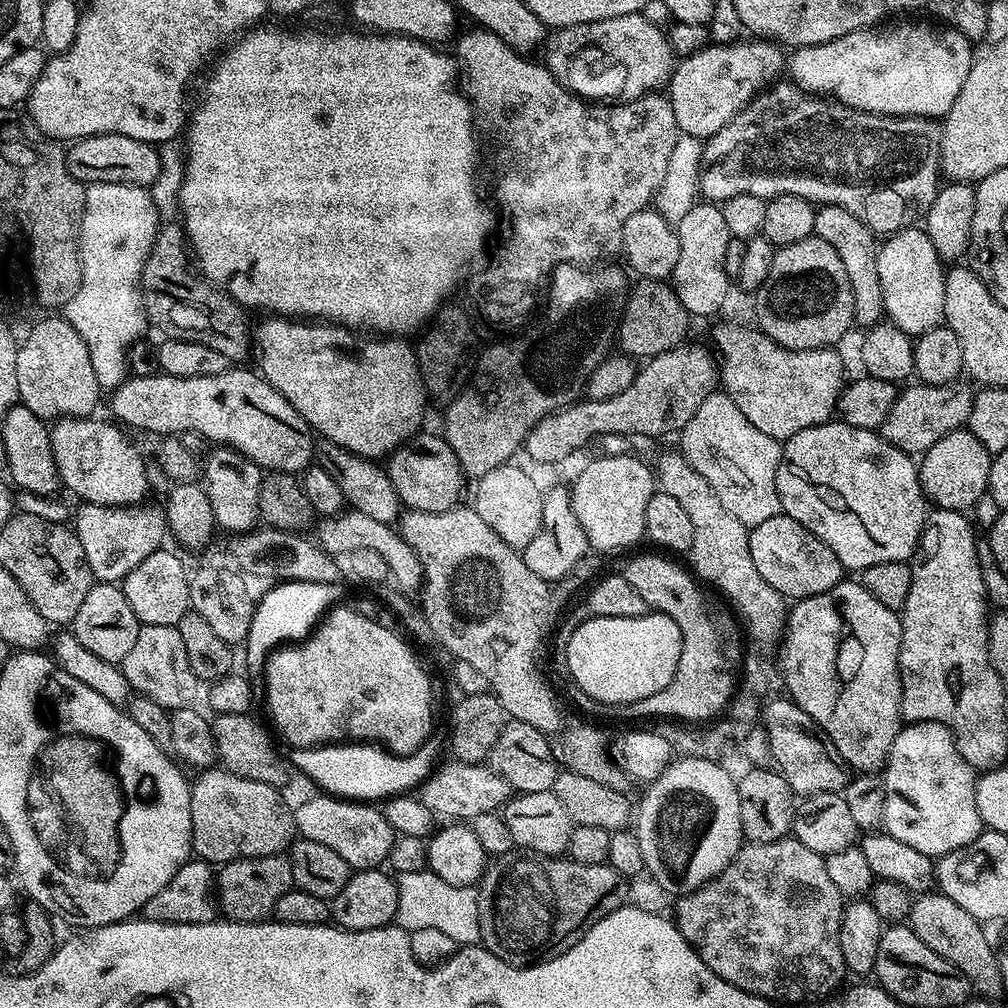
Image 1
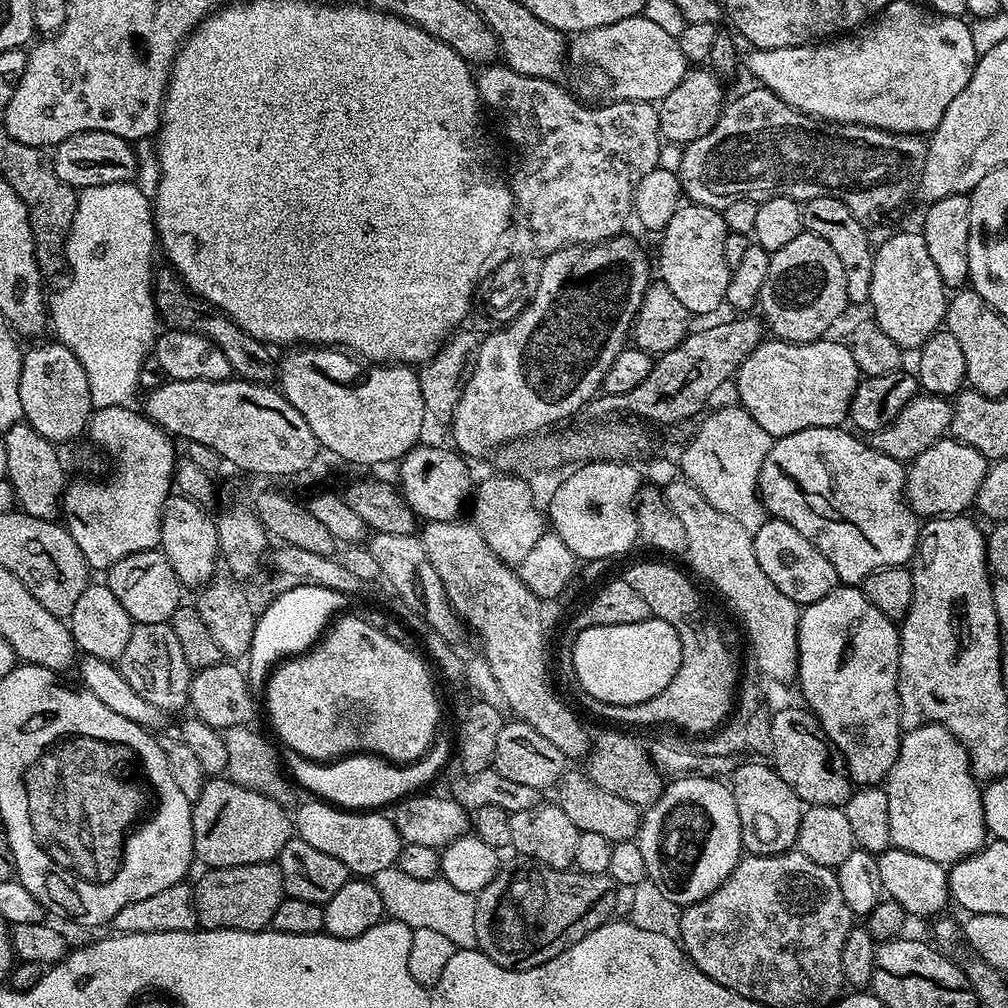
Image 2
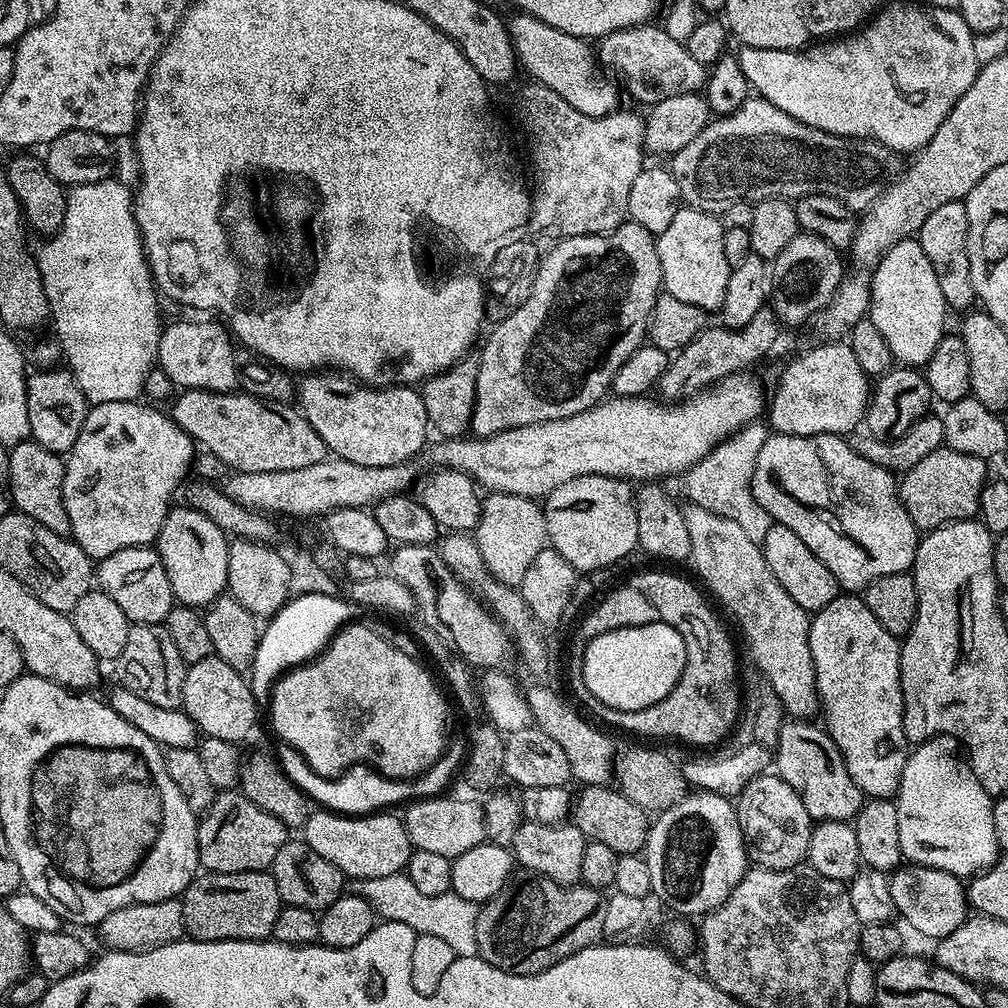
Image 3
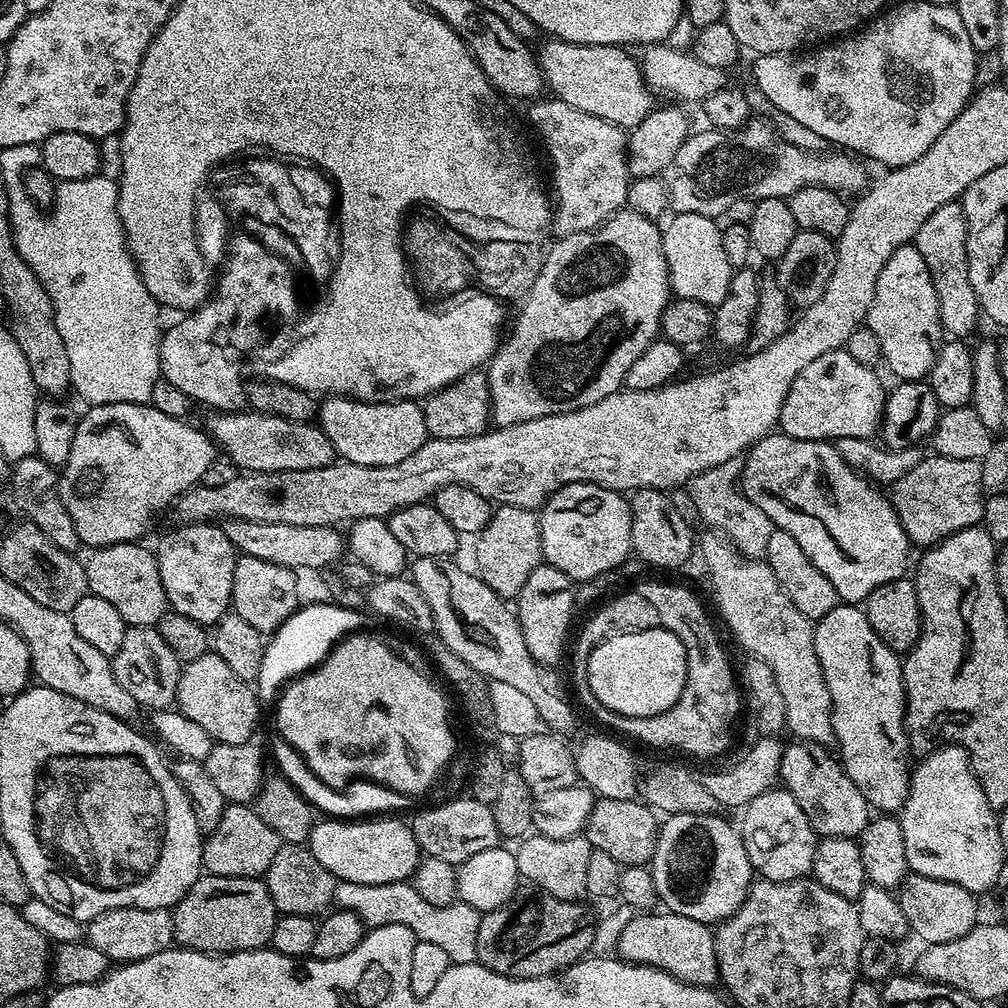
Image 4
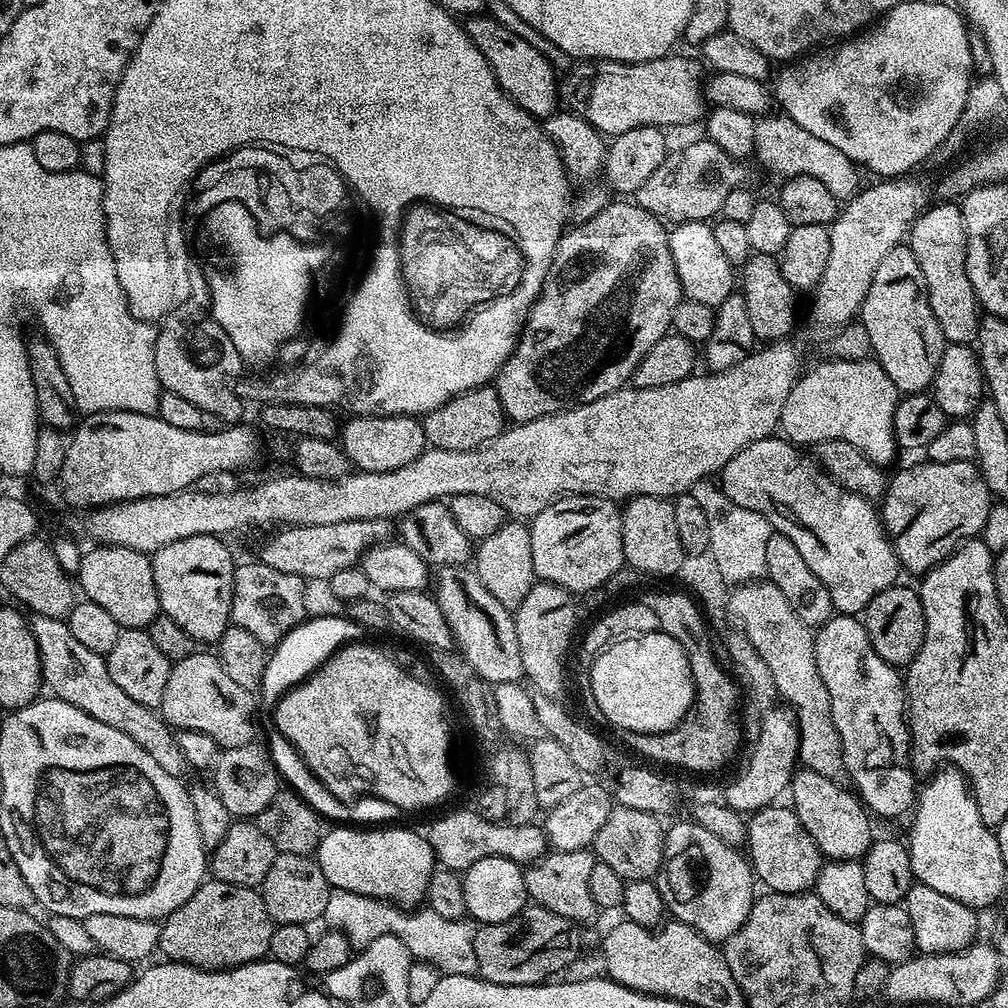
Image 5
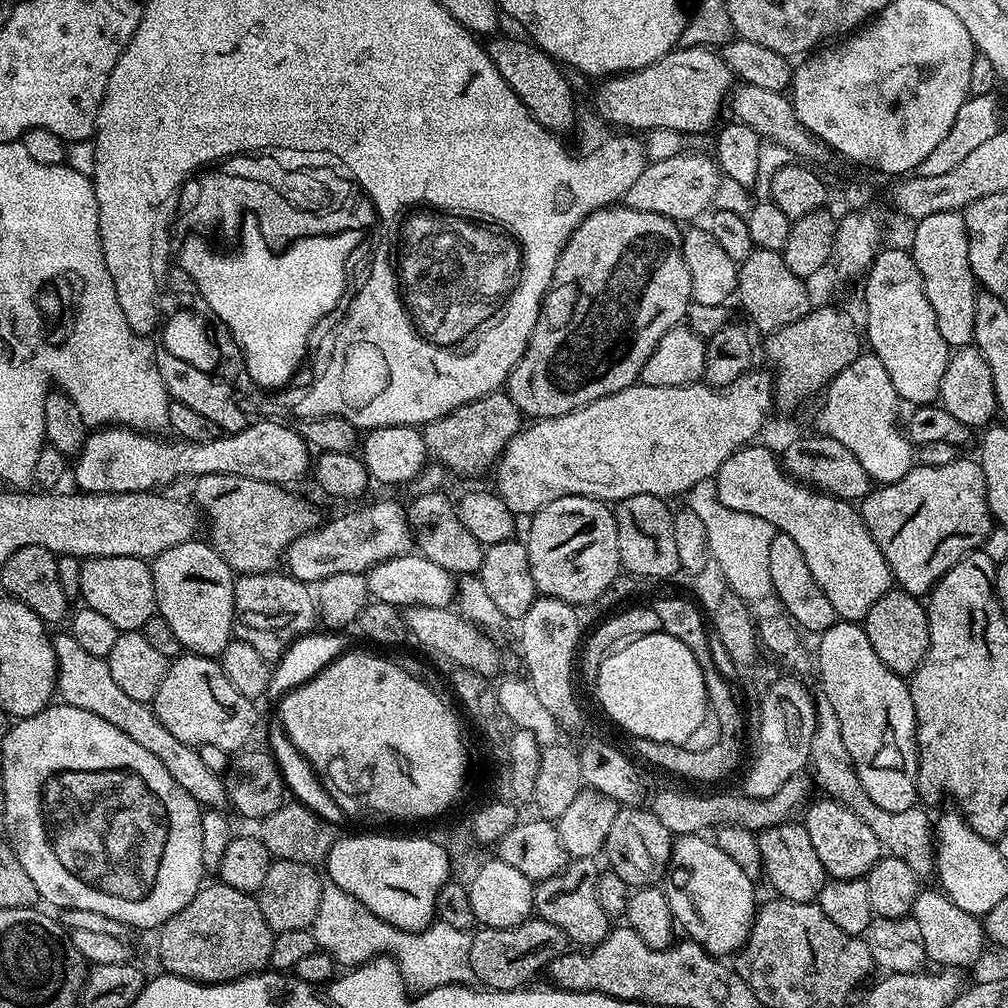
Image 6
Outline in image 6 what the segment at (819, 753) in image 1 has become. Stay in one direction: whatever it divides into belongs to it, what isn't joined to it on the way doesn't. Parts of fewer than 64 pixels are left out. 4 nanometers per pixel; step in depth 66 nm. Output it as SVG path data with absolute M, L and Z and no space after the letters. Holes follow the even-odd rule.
M831 798L813 799L802 816L804 829L810 834L810 843L822 861L825 873L833 880L859 880L867 877L871 868L880 861L882 849L874 830L854 814L847 804Z

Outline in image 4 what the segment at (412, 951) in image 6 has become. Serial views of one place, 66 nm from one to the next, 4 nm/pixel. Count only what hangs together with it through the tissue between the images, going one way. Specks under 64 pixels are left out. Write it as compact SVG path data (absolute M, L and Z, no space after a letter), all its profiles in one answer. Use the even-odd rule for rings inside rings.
M411 883L387 885L388 912L380 912L380 900L375 891L372 890L340 890L337 891L334 901L337 909L345 908L358 918L364 920L369 929L381 928L397 924L398 926L410 926L410 930L416 936L417 941L433 944L440 952L449 956L452 964L475 964L478 954L478 926L482 915L474 906L461 904L459 902L450 906L434 906L425 902L418 895L418 890L412 888ZM348 891L348 892L344 892Z

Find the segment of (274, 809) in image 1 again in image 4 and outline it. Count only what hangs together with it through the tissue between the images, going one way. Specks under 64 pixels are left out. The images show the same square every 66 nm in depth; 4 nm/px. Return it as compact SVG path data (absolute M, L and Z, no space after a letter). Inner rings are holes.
M228 804L222 814L222 822L207 833L202 844L202 868L207 875L225 876L226 878L260 878L267 873L268 867L274 862L274 854L278 854L282 841L262 818L258 818L255 807L246 804Z

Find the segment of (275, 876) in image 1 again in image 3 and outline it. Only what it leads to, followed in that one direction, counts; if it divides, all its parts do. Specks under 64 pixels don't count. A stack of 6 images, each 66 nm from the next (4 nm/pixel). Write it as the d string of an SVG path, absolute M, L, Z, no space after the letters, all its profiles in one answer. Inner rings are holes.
M271 871L218 874L204 872L190 882L182 897L184 931L194 940L267 940L282 901Z

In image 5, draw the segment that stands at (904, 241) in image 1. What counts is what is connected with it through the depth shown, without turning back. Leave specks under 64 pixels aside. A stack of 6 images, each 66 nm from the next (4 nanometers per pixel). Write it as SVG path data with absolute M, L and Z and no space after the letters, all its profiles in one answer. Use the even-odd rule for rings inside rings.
M911 247L895 248L890 250L890 254L886 254L886 258L882 258L878 270L874 270L874 282L870 282L870 294L866 294L858 320L866 326L866 334L870 334L872 356L876 363L882 366L882 370L886 370L886 374L890 374L890 382L894 382L901 394L931 389L946 341L938 326L938 318L934 318L934 310L930 310L928 305L928 291L922 278L922 266L918 266L918 258L914 258Z

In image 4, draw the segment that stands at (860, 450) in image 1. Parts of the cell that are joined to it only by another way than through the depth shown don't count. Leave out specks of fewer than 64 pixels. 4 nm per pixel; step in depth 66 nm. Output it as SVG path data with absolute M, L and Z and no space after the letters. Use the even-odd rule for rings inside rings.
M779 430L773 431L752 445L743 457L739 486L744 497L770 518L773 529L790 534L802 546L806 558L830 578L830 586L834 586L843 603L859 605L878 586L905 579L910 541L891 499L854 471L838 454L835 443L790 438Z

